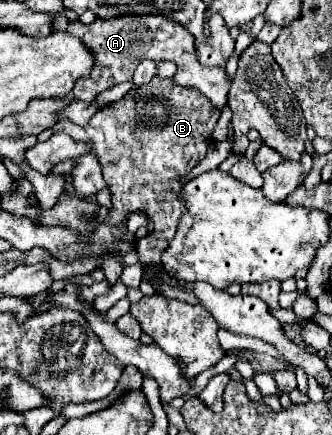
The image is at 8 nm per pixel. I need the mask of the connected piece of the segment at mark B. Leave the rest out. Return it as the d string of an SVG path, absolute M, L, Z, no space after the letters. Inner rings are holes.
M152 77L148 85L130 91L122 101L98 111L86 125L62 119L54 127L54 133L66 133L76 141L94 145L94 153L102 163L104 181L112 193L112 207L104 223L110 225L118 241L136 247L145 267L150 263L160 265L162 251L176 233L178 219L184 213L184 203L178 199L182 189L180 177L204 159L218 117L220 111L196 89L180 87L170 79ZM134 211L148 213L154 225L154 233L140 241L132 233L120 231L120 225Z

